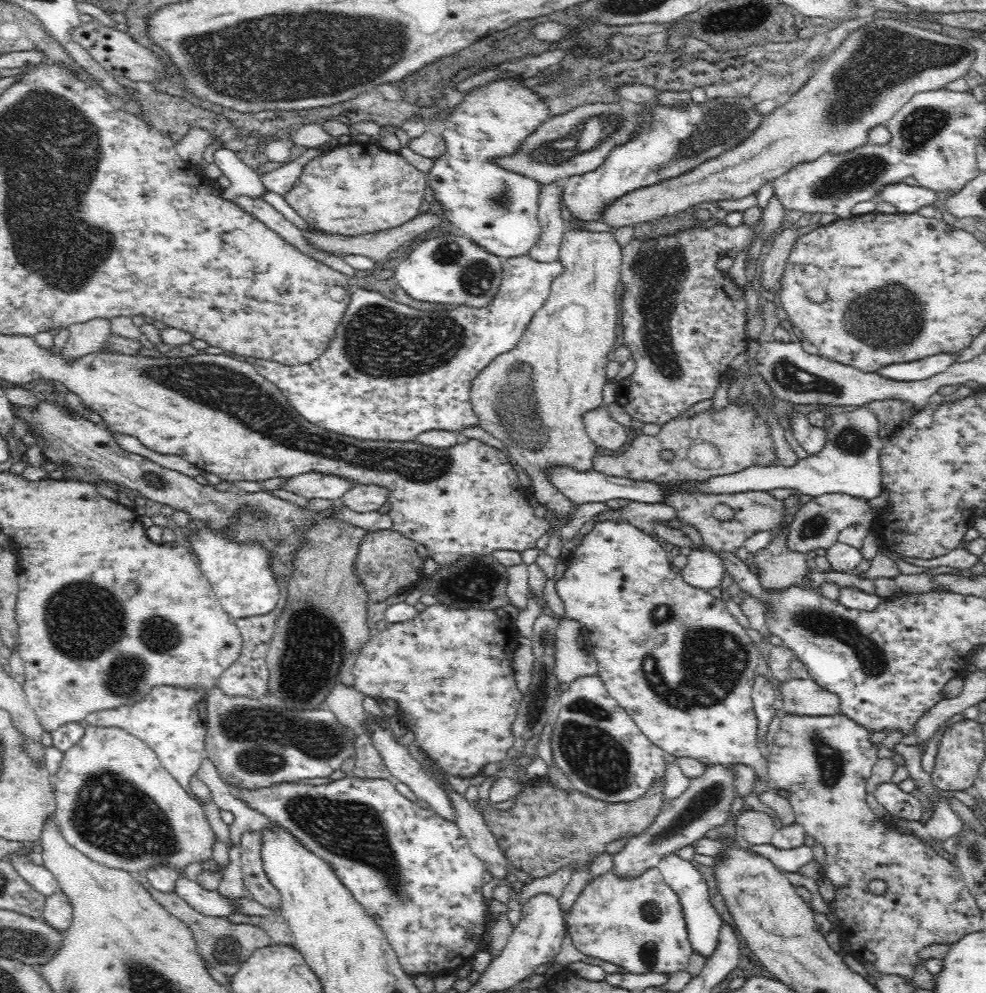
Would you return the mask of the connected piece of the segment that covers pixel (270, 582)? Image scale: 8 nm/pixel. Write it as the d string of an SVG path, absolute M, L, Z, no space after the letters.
M200 527L196 534L189 534L189 541L198 558L200 573L209 582L211 592L217 597L226 614L242 618L266 614L276 608L280 600L279 582L272 577L268 569L267 552L261 546L249 542L230 542L207 527Z

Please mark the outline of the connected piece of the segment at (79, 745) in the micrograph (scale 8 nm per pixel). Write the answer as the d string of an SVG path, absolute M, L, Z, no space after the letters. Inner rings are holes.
M86 723L86 726L81 725L79 739L72 746L64 749L63 755L64 758L58 762L58 770L54 770L54 774L50 778L52 780L51 791L55 802L55 813L51 818L55 822L57 831L61 834L63 840L70 846L77 848L80 852L104 866L122 869L135 875L154 866L168 866L179 869L185 864L206 861L212 858L212 847L214 846L216 835L210 827L200 803L162 766L158 757L142 740L118 727L94 726Z

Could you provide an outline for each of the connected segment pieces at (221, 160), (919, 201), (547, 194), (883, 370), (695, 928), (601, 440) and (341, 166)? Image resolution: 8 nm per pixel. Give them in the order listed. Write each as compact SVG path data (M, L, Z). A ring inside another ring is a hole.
M222 147L214 152L213 157L215 164L231 182L228 189L230 194L252 195L262 199L267 189L262 183L261 175L256 169L246 166L238 153Z
M904 181L884 183L874 194L873 200L890 202L900 212L918 212L918 208L936 207L939 197L933 190L921 187L910 186Z
M558 177L537 186L536 218L540 225L540 235L527 250L536 260L551 261L558 257L560 239L569 231L560 213L563 179Z
M938 353L909 361L892 361L878 366L874 372L892 380L918 380L945 369L956 361L950 353Z
M664 853L655 867L660 871L667 885L679 896L692 950L704 957L709 955L711 950L716 948L716 936L722 918L712 904L706 879L690 861L683 860L677 853Z
M600 405L583 414L584 430L596 448L618 450L628 444L627 427L619 424L611 415L607 405Z
M349 138L340 146L320 150L320 156L308 160L300 168L298 180L282 198L302 220L318 230L359 235L396 228L414 218L420 213L426 192L424 172L408 163L401 154L371 142L358 144Z

